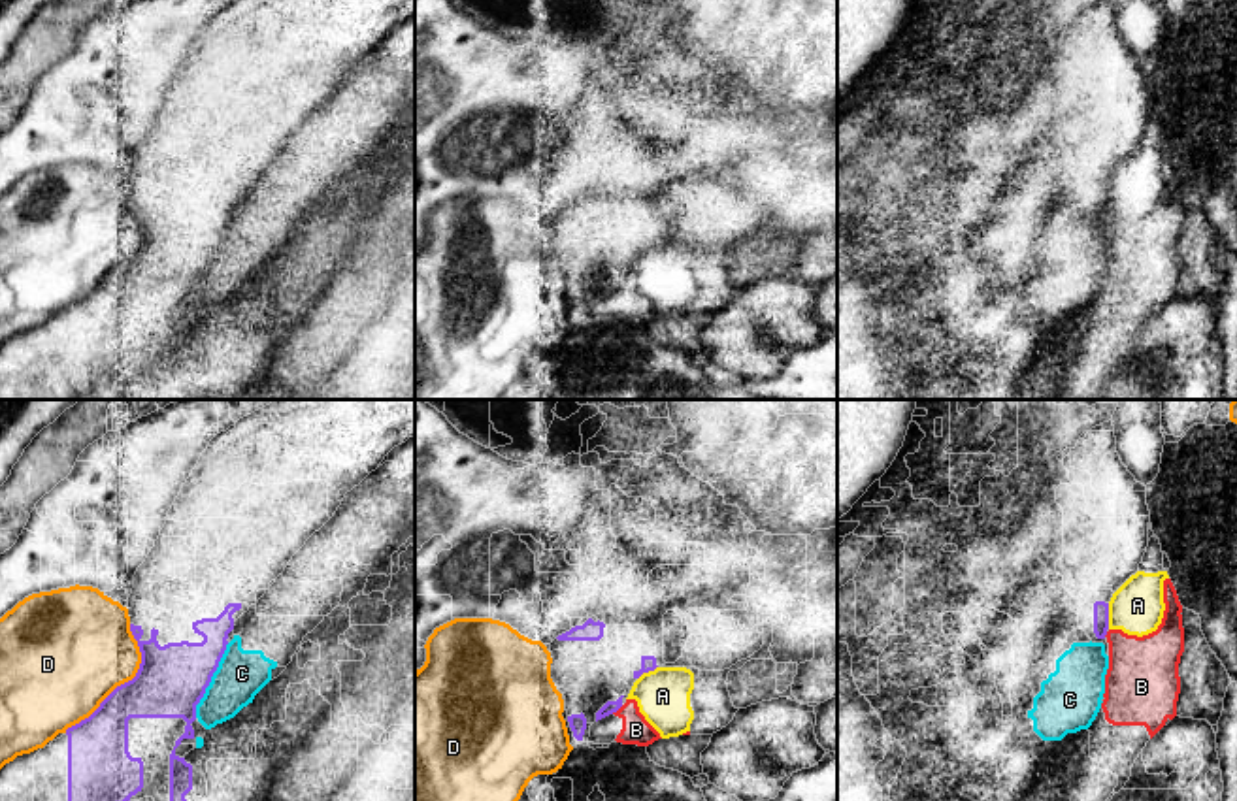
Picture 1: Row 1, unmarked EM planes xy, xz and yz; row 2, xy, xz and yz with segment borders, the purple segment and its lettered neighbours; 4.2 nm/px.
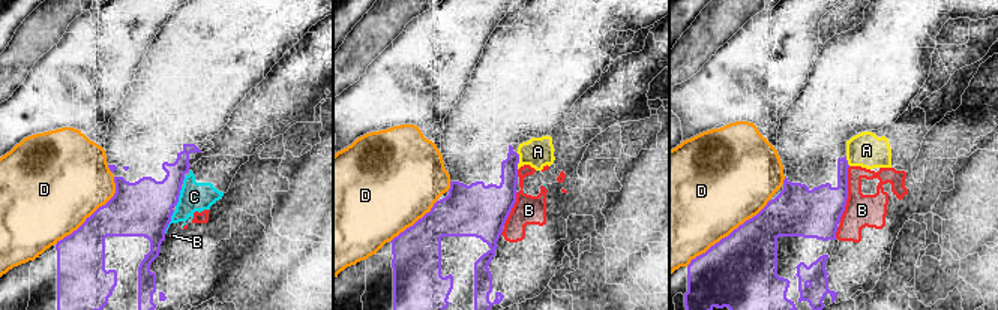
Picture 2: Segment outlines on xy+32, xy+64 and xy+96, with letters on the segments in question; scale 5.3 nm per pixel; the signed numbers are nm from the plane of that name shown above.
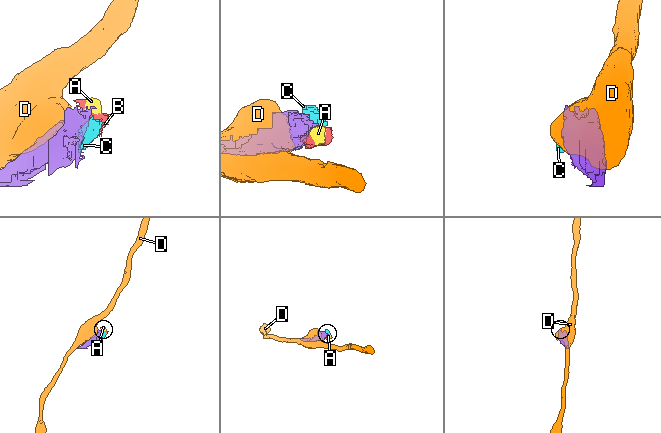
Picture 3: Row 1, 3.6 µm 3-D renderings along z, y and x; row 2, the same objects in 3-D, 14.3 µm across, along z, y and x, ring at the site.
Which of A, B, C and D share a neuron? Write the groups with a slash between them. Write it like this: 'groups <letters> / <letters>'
groups A B / C / D

